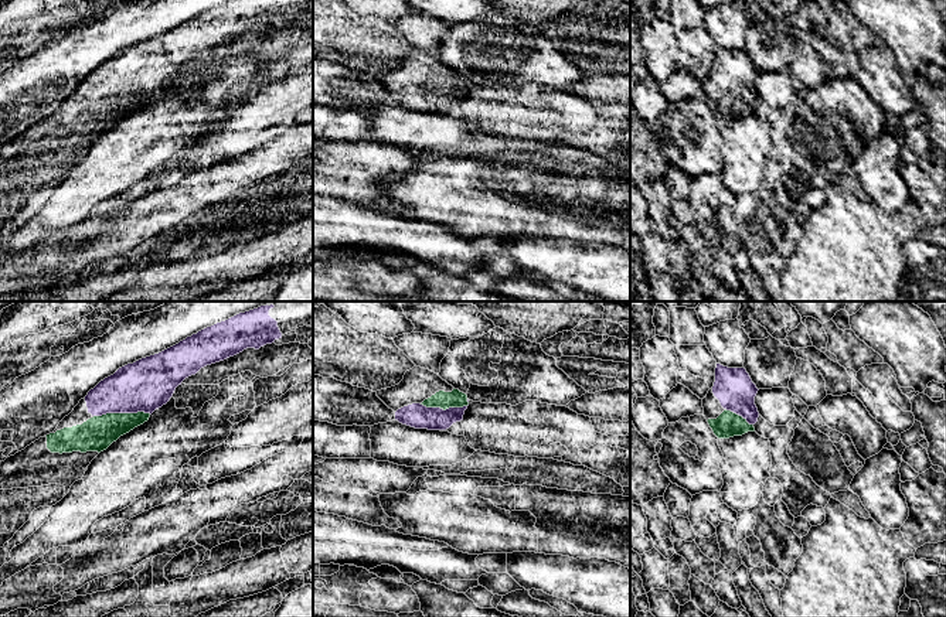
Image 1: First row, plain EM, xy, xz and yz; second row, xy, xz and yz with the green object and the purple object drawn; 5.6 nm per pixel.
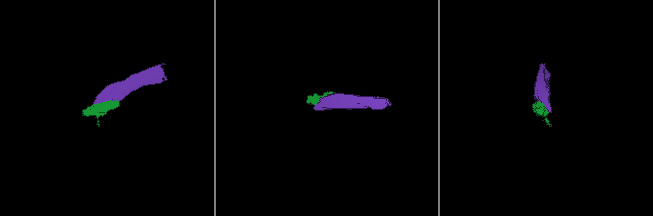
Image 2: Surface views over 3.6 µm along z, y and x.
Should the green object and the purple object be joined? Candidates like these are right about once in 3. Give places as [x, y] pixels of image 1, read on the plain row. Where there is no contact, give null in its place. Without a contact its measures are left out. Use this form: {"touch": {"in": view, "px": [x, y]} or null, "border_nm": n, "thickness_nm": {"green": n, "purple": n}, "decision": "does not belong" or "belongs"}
{"touch": {"in": "xy", "px": [122, 96]}, "border_nm": 320, "thickness_nm": {"green": 190, "purple": 300}, "decision": "belongs"}

